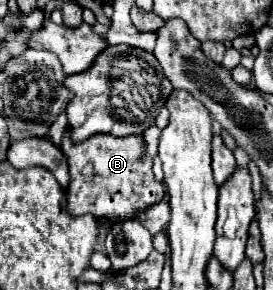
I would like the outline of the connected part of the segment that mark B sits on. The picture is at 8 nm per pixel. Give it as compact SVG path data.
M70 129L62 135L62 151L70 165L70 189L66 191L70 215L94 215L98 219L126 221L140 209L146 209L164 197L164 187L154 179L152 159L144 157L142 135L94 135L82 143L72 141Z

